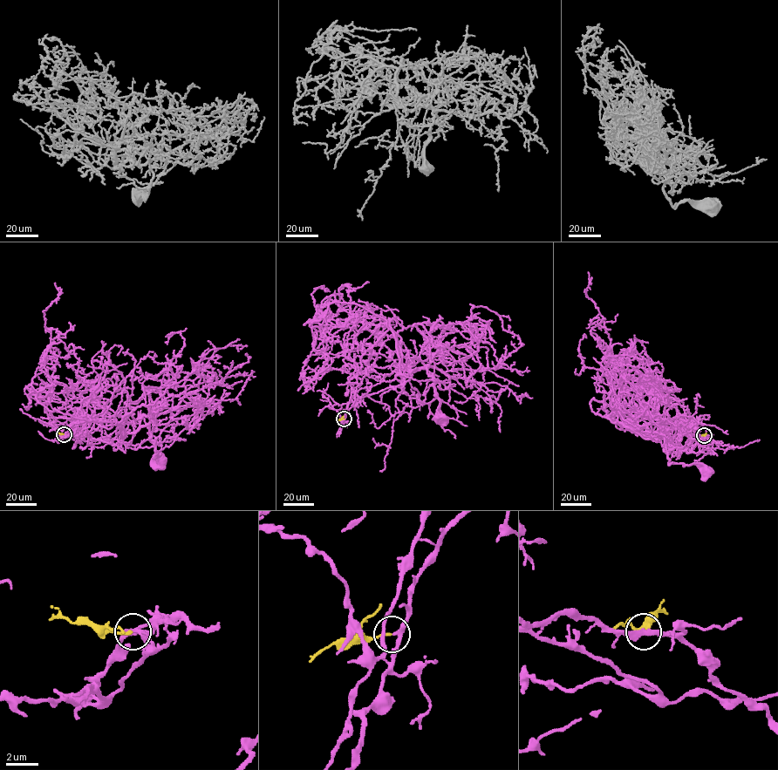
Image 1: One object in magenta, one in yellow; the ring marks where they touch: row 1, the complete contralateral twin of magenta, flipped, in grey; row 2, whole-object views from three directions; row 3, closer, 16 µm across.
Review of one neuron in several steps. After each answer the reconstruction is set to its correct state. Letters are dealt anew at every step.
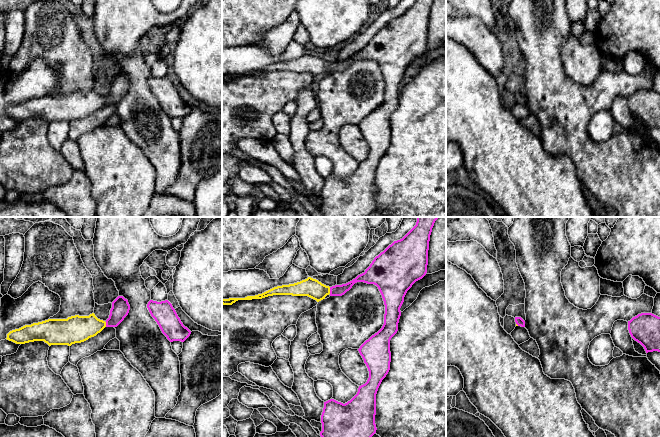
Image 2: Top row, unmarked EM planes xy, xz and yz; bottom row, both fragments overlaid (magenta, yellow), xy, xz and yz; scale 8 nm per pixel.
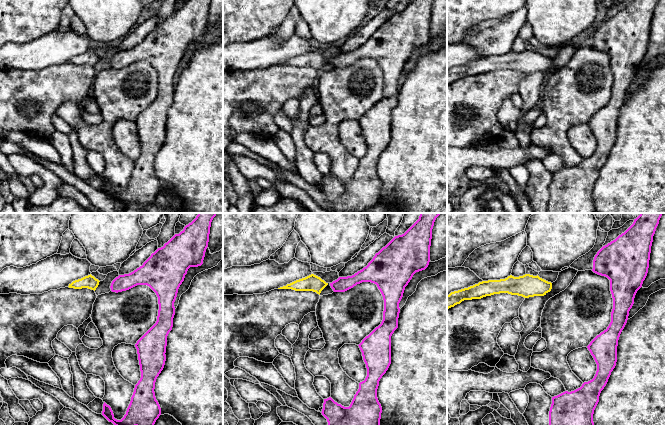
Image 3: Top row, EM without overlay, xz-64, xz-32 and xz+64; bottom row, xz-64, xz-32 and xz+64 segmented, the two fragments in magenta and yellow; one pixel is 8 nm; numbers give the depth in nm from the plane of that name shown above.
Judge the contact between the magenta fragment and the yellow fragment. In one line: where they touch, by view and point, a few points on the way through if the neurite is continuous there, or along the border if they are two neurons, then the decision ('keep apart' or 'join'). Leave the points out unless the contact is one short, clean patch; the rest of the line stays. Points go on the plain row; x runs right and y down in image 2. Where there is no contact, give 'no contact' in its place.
meets magenta in xz at (330, 66); runs through xz (338, 66), (330, 66), (315, 66), (310, 63); join

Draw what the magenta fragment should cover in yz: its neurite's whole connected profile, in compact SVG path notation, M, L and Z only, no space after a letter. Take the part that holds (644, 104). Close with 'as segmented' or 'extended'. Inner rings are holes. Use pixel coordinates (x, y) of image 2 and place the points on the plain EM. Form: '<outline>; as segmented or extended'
M641 89L628 97L631 113L640 119L646 129L660 128L660 93L652 89Z; as segmented

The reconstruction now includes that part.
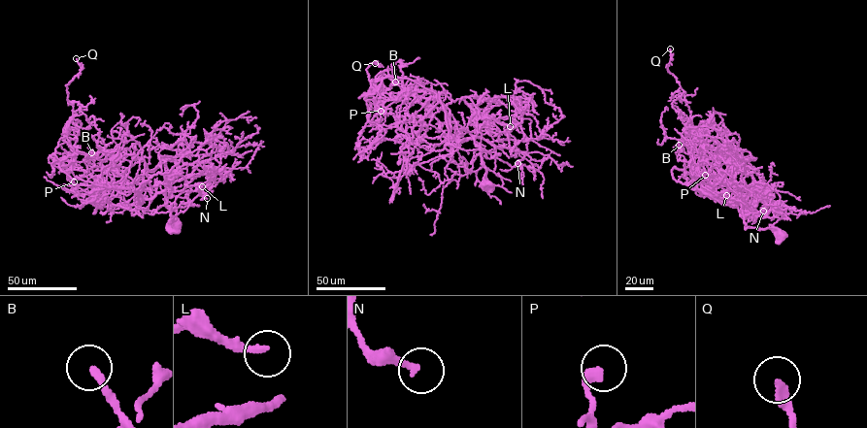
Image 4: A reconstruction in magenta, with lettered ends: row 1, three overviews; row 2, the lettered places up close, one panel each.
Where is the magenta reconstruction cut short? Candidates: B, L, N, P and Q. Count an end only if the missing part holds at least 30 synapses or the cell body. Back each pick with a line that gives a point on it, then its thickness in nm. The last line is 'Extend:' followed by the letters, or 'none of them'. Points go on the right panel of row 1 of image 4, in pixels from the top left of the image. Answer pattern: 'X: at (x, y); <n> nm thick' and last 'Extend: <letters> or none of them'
L: at (726, 195); 260 nm thick
Extend: L

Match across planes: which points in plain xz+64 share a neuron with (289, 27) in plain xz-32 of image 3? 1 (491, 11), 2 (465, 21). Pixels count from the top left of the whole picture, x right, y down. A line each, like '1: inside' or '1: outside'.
1: outside
2: outside

